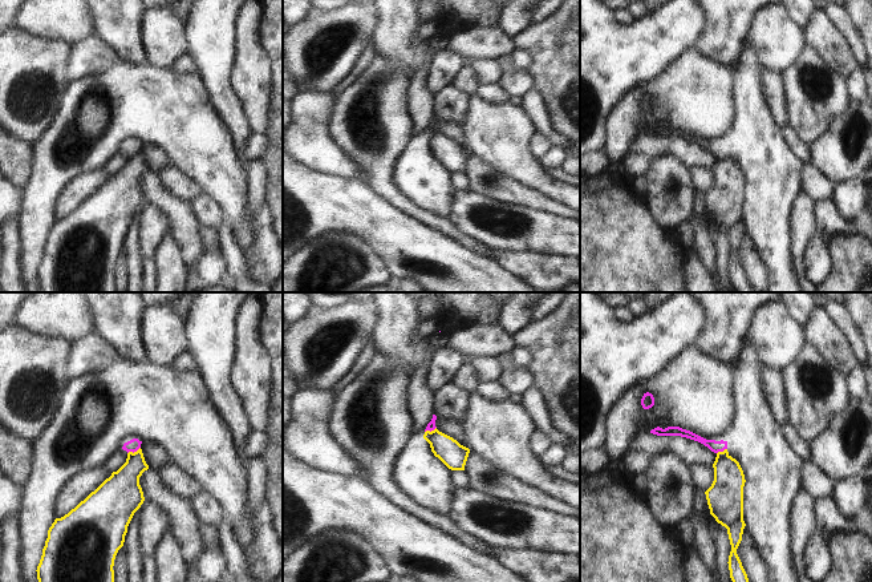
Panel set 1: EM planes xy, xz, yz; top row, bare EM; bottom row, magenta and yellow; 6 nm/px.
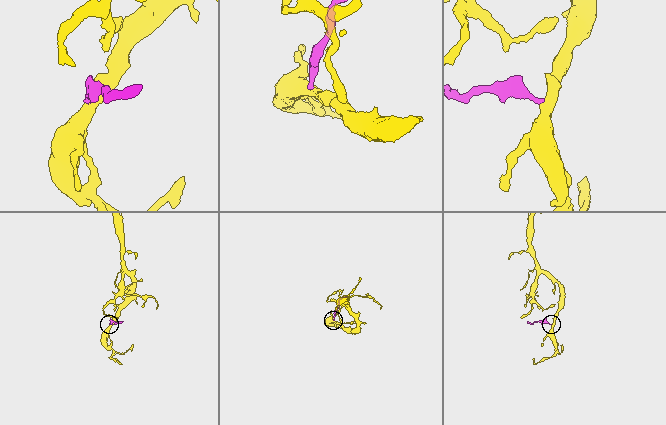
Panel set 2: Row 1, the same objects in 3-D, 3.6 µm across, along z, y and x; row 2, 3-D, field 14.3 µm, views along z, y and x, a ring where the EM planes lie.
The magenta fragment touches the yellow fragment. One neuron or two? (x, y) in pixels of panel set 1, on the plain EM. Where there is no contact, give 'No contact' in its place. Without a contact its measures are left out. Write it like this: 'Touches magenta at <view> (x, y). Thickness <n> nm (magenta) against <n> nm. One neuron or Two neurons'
Touches magenta at xy (133, 154). Thickness 80 nm (magenta) against 220 nm. Two neurons.

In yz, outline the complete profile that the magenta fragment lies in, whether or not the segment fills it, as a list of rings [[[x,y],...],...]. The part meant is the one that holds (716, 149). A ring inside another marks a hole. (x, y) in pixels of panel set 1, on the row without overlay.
[[[745,43],[731,69],[735,121],[726,144],[706,142],[680,129],[668,129],[665,132],[657,129],[650,136],[686,140],[703,146],[714,155],[726,151],[729,158],[739,165],[746,182],[743,189],[743,223],[770,271],[770,292],[802,292],[791,259],[788,222],[794,202],[798,194],[803,191],[803,163],[795,157],[783,130],[772,118],[763,96],[762,72],[763,66],[754,48]]]

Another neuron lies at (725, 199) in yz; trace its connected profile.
[[[727,151],[717,155],[713,170],[714,183],[705,197],[710,217],[727,231],[731,247],[727,264],[730,280],[738,292],[754,292],[737,256],[746,229],[743,223],[743,189],[746,185],[743,173]]]

